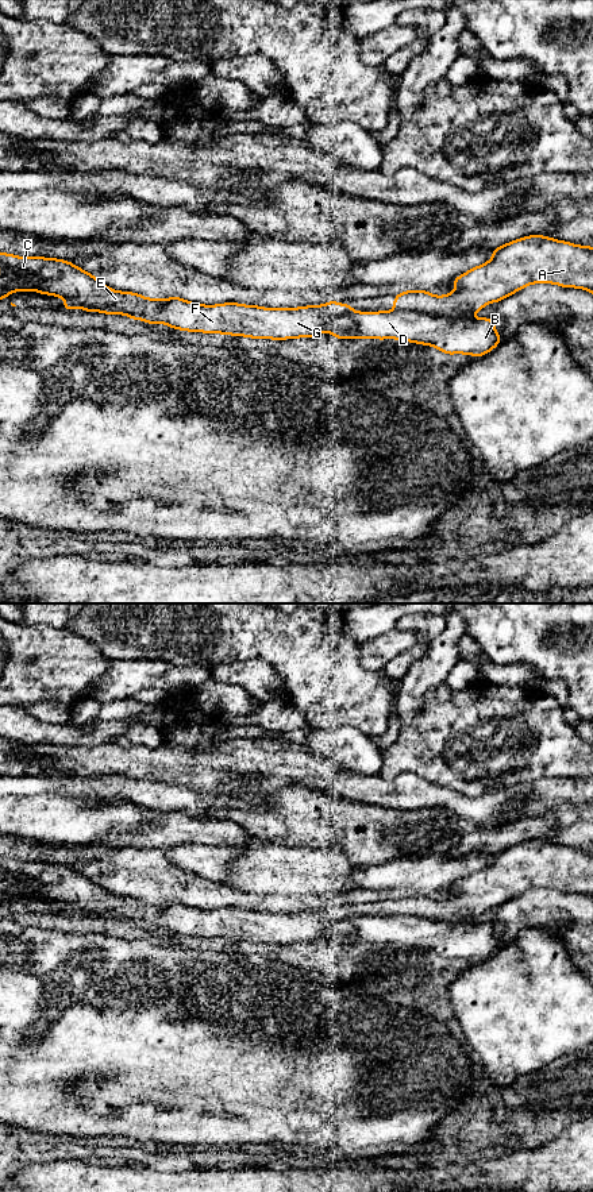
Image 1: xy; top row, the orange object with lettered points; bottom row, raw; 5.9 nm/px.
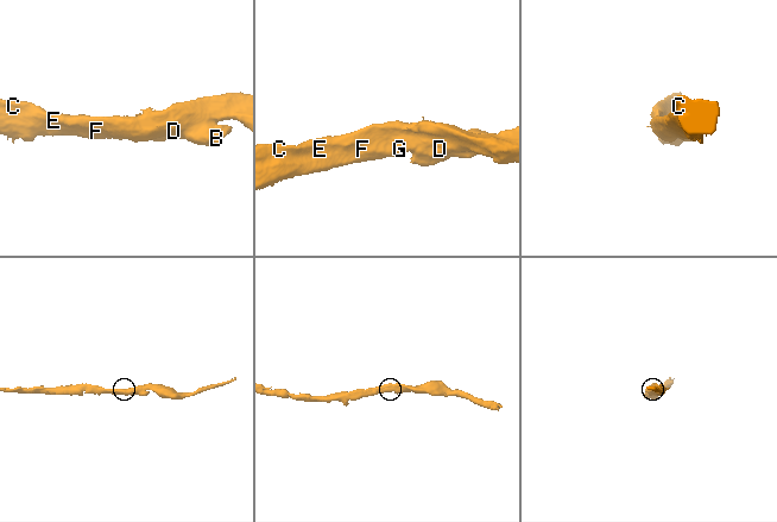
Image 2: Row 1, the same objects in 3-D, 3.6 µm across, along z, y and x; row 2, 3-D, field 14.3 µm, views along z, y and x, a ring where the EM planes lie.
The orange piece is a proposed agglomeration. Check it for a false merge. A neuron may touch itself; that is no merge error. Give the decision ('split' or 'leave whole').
split

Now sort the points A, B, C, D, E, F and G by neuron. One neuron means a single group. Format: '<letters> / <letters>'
A C E F G / B D

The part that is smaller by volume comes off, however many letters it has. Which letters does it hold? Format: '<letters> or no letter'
B, D

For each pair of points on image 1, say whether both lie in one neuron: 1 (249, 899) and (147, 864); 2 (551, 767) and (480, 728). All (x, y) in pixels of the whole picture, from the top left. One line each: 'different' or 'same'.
1: same
2: same

